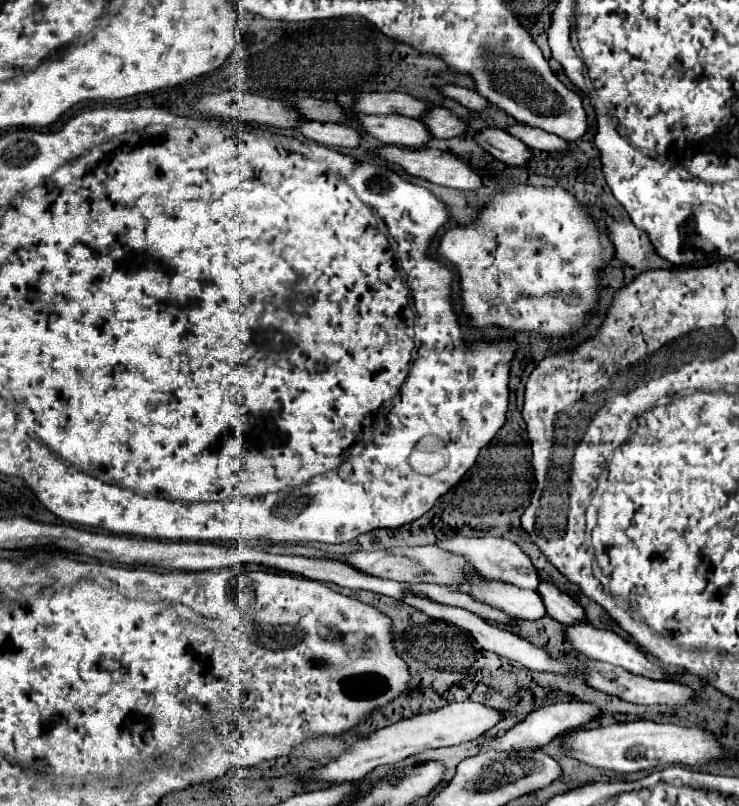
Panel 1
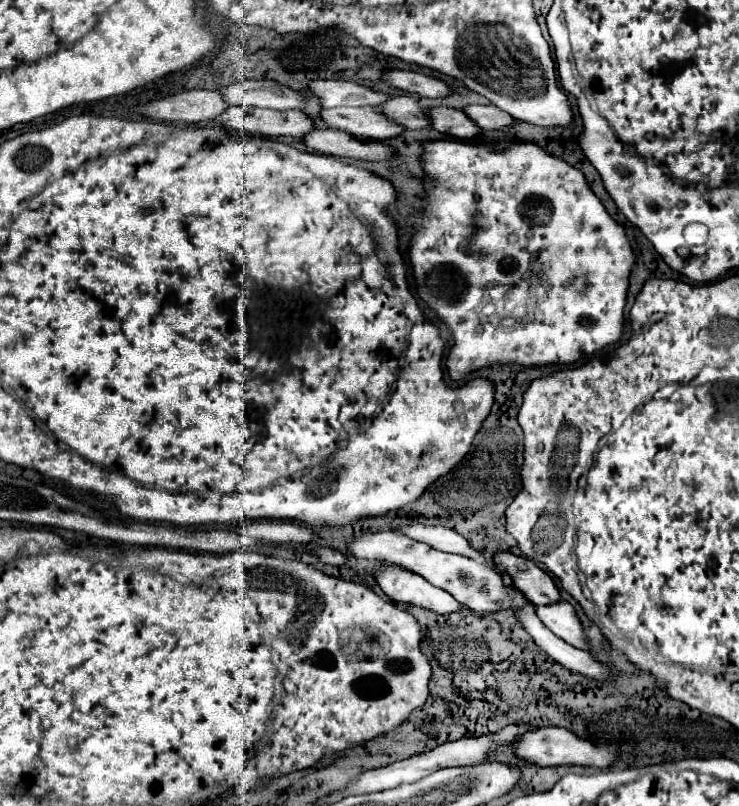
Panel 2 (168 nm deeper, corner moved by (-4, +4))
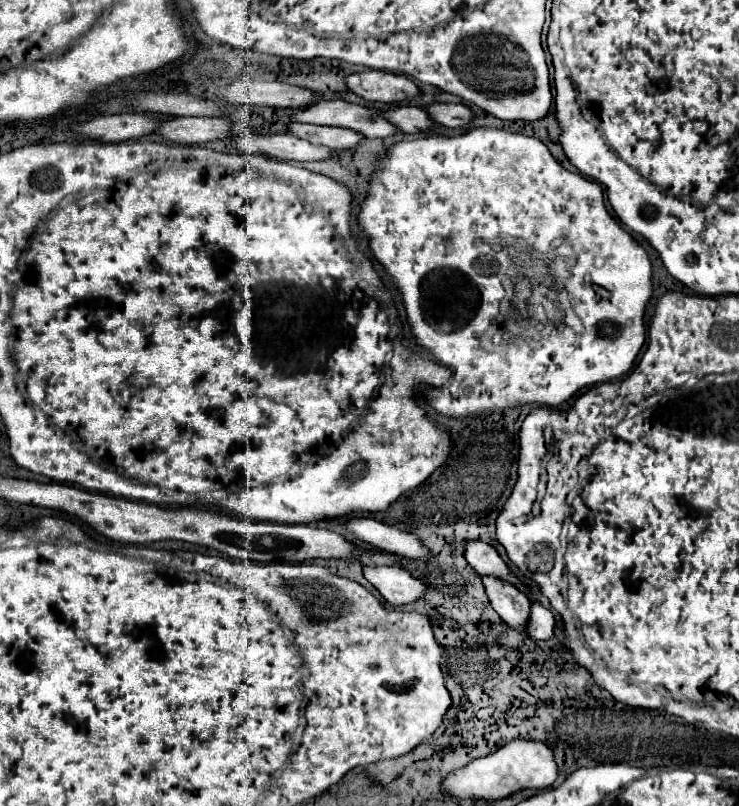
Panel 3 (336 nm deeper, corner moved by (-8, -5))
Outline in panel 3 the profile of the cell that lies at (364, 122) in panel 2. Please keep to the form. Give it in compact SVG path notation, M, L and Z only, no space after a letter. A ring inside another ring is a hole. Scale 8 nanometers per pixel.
M293 122L289 126L289 132L313 144L329 146L331 150L349 150L353 146L359 146L359 142L363 140L363 136L357 134L355 130L345 130L337 126L315 126L315 124L305 124L305 122Z

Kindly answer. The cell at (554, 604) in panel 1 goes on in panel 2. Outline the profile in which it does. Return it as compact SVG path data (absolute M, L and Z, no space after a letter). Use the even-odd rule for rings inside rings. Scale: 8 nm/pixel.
M495 551L493 569L499 575L509 575L513 585L537 607L551 605L553 601L561 599L553 579L525 557L517 557L507 551Z

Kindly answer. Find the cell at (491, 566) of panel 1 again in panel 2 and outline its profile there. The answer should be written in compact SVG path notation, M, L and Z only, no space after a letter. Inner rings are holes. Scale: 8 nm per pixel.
M415 523L415 525L399 525L397 531L407 535L413 541L431 545L433 549L447 551L447 553L459 553L459 555L465 555L465 557L471 557L471 559L483 563L483 555L479 551L475 551L467 543L467 539L463 539L459 533L455 533L447 527L429 527L429 525Z

